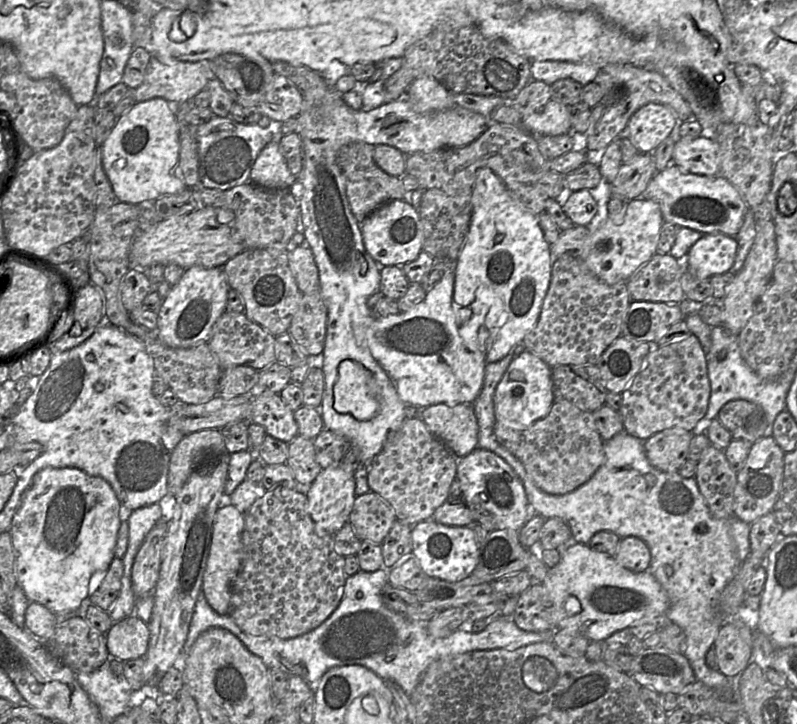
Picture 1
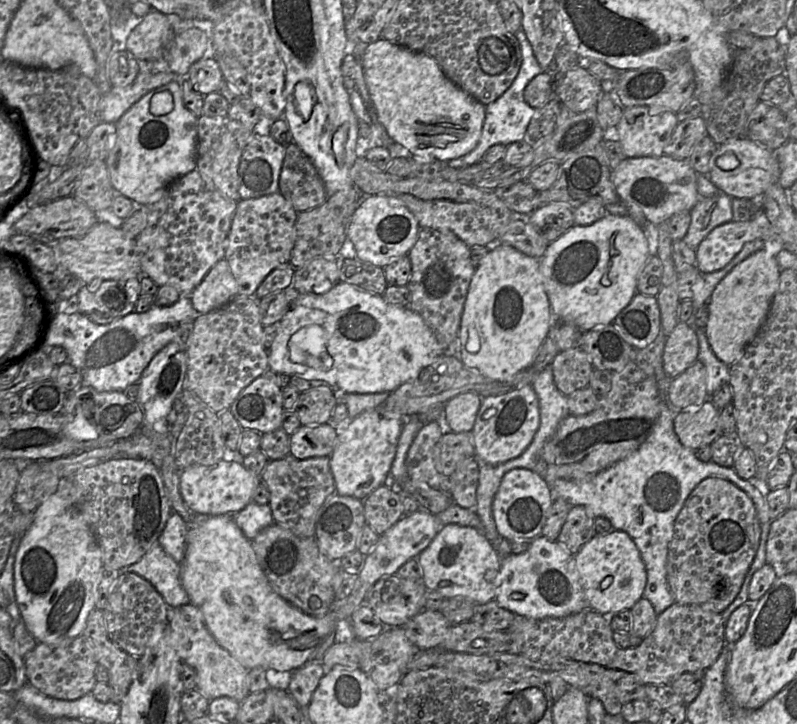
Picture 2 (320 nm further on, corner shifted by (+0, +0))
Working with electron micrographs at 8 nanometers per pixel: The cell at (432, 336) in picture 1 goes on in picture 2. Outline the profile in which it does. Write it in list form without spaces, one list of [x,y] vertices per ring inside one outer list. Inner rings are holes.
[[[338,281],[324,293],[291,294],[289,308],[279,321],[279,331],[268,350],[268,369],[277,374],[324,380],[336,393],[337,403],[347,393],[393,392],[444,354],[423,318],[410,307],[389,303],[383,296]]]

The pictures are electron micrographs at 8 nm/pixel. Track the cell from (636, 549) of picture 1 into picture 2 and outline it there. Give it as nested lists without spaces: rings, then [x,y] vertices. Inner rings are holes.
[[[612,530],[607,534],[595,534],[574,555],[574,559],[588,607],[601,615],[611,616],[631,610],[643,597],[647,582],[645,565],[637,546],[626,532]]]

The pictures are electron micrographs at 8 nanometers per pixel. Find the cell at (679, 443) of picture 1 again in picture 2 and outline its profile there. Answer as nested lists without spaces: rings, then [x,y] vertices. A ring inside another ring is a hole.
[[[708,398],[700,407],[675,415],[674,431],[681,444],[693,450],[711,445],[722,436],[720,410]]]

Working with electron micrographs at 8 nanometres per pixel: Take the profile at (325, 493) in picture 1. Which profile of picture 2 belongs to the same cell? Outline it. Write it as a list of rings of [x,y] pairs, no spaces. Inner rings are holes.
[[[383,405],[355,417],[345,430],[339,430],[330,457],[335,493],[360,500],[366,499],[385,482],[396,455],[405,417],[387,410]]]

